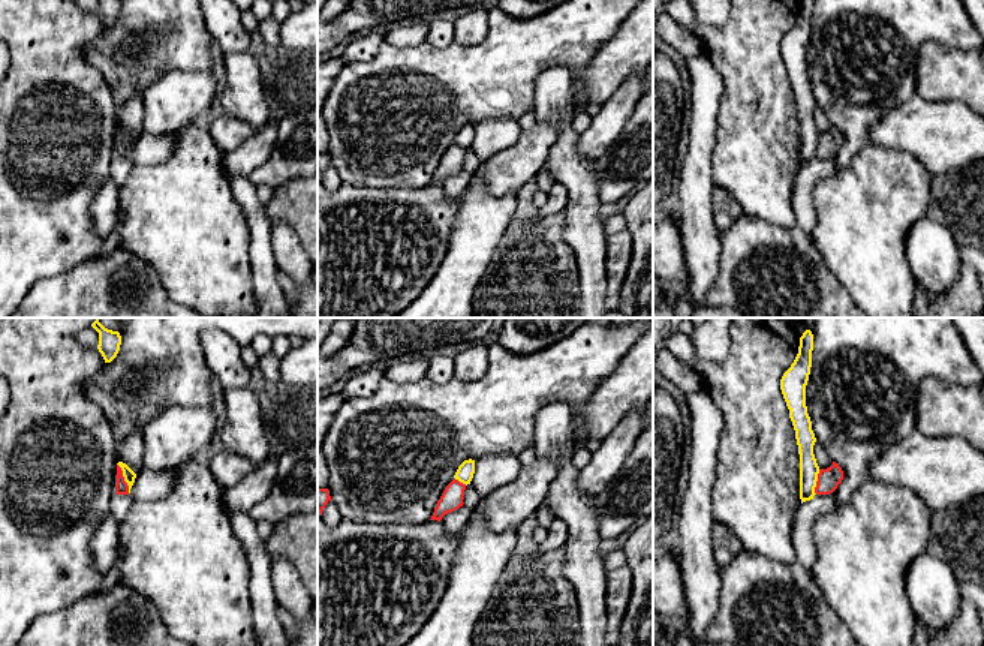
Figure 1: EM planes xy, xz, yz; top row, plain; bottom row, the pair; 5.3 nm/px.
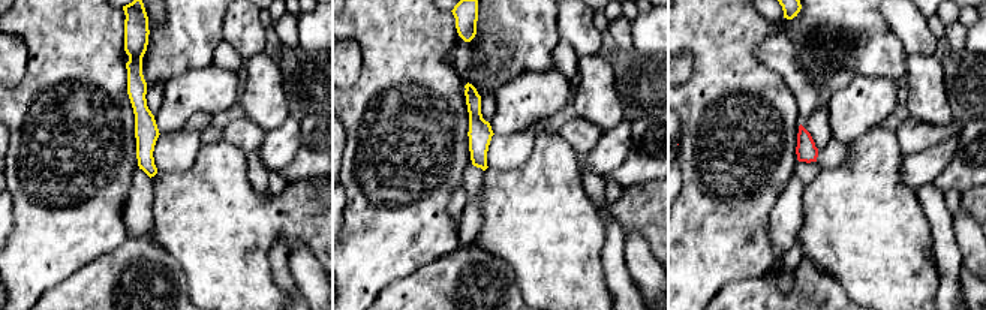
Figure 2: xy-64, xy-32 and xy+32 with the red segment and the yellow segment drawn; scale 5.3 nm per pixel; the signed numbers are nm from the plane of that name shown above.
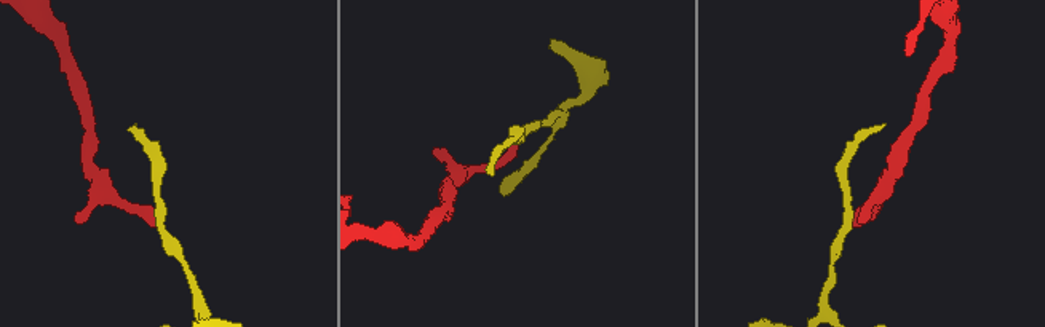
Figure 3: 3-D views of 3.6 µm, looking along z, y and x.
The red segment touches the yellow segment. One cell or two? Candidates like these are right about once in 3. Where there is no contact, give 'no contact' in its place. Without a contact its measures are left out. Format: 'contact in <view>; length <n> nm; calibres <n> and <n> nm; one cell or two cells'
contact in xy; length 170 nm; calibres 70 and 70 nm; two cells

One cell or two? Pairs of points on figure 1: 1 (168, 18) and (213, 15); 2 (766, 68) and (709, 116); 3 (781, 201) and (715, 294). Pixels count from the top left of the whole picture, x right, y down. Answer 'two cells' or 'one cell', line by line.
1: two cells
2: two cells
3: two cells

